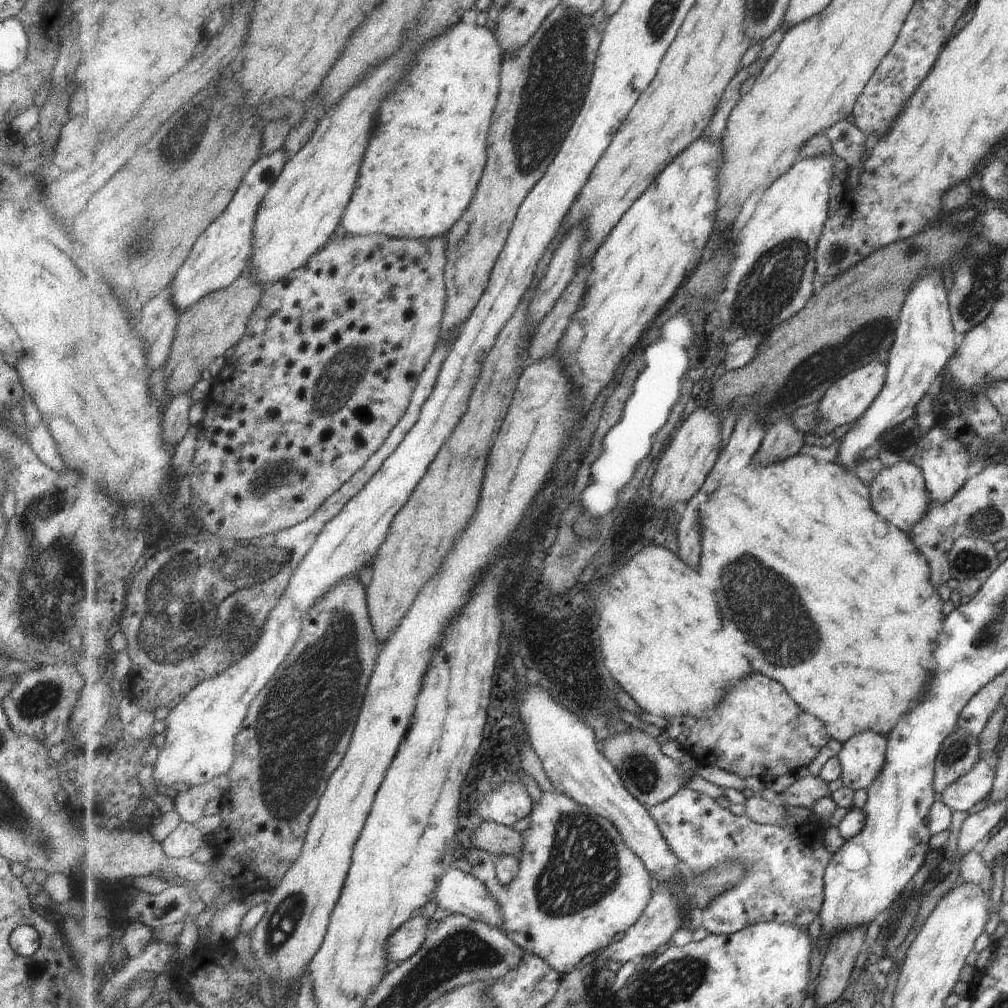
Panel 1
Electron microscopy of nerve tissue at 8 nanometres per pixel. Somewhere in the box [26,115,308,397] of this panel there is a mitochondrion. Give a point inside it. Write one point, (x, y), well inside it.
(130, 248)

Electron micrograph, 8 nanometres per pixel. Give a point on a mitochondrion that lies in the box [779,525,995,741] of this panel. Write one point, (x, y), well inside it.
(967, 559)

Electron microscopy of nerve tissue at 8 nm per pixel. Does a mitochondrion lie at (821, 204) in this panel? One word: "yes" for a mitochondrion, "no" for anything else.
no

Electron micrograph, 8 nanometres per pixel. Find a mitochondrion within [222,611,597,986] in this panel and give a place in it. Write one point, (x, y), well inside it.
(286, 918)

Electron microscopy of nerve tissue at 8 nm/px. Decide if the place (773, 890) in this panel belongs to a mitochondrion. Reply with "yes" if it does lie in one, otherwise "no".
yes

